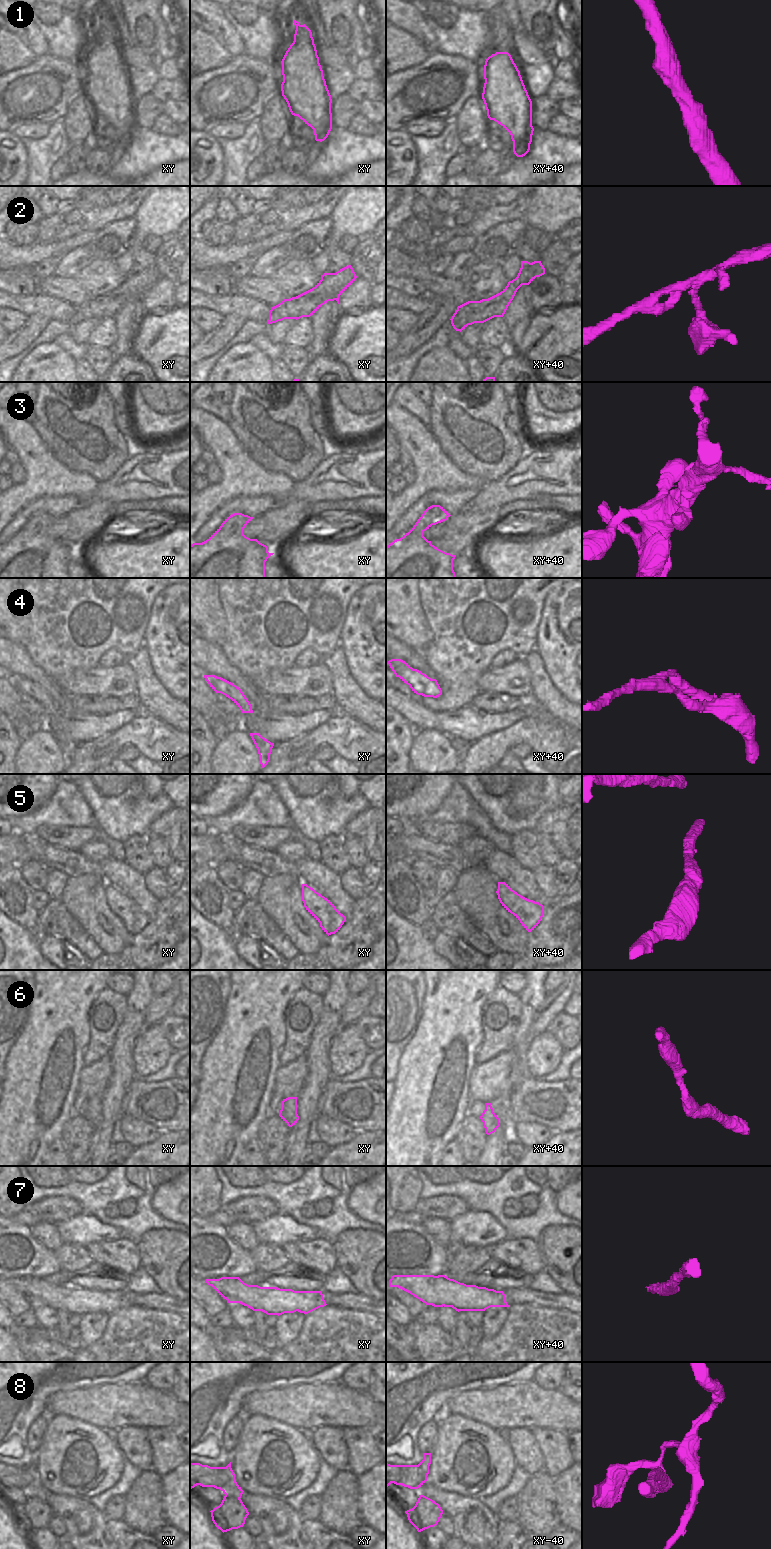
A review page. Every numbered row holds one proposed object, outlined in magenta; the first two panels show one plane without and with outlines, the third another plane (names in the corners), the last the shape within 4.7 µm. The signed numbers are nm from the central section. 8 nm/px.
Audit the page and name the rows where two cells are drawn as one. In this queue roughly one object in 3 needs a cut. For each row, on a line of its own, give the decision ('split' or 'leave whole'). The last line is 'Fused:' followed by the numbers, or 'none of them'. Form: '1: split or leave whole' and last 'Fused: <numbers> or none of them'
1: leave whole
2: split
3: leave whole
4: leave whole
5: leave whole
6: leave whole
7: leave whole
8: split
Fused: 2, 8

